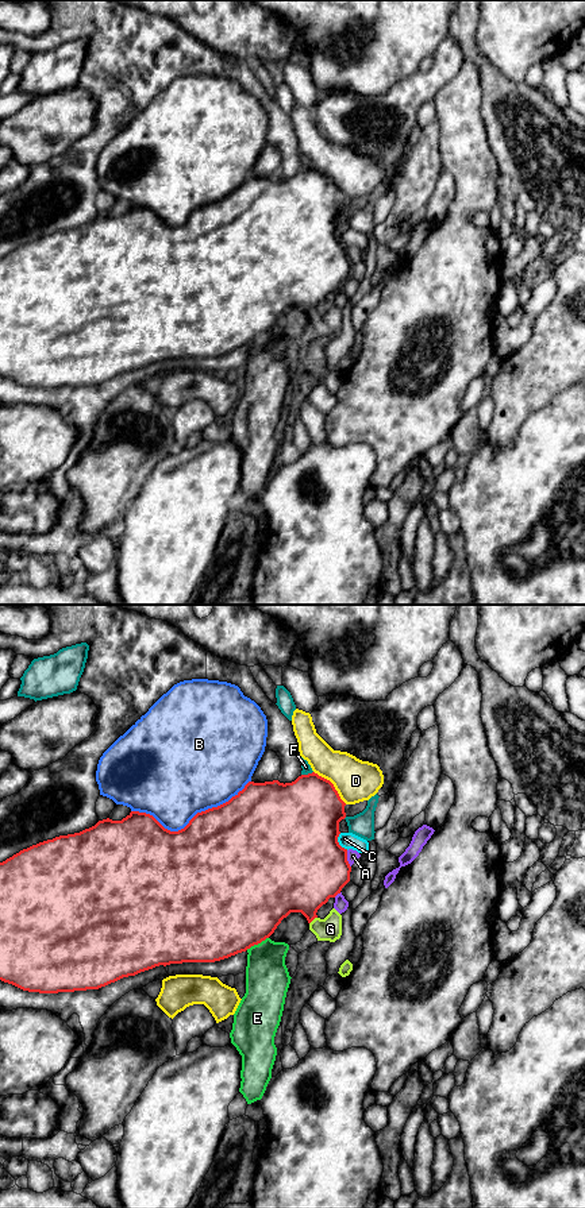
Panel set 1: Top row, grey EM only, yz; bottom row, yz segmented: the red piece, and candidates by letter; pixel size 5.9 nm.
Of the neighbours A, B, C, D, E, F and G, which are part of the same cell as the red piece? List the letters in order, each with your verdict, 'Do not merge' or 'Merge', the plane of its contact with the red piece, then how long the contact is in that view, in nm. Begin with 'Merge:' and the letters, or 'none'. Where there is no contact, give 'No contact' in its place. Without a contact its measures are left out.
Merge: G
A: Do not merge. Touches red in yz. Shared border 110 nm
B: Do not merge. Touches red in yz. Shared border 750 nm
C: Do not merge. Touches red in yz. Shared border 120 nm
D: Do not merge. Touches red in yz. Shared border 280 nm
E: Do not merge. Touches red in yz. Shared border 150 nm
F: Do not merge. Touches red in yz. Shared border 80 nm
G: Merge. Touches red in yz. Shared border 60 nm

